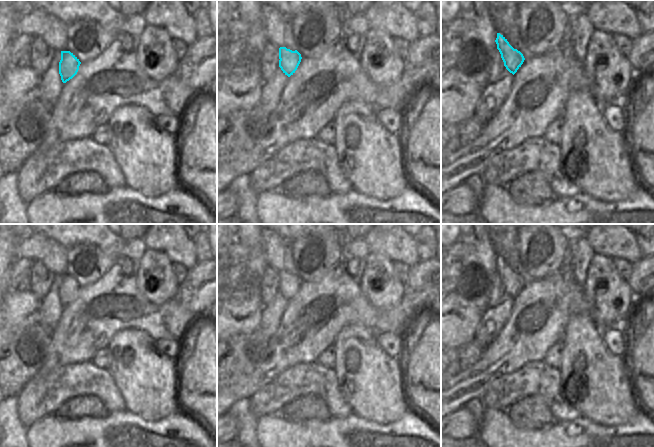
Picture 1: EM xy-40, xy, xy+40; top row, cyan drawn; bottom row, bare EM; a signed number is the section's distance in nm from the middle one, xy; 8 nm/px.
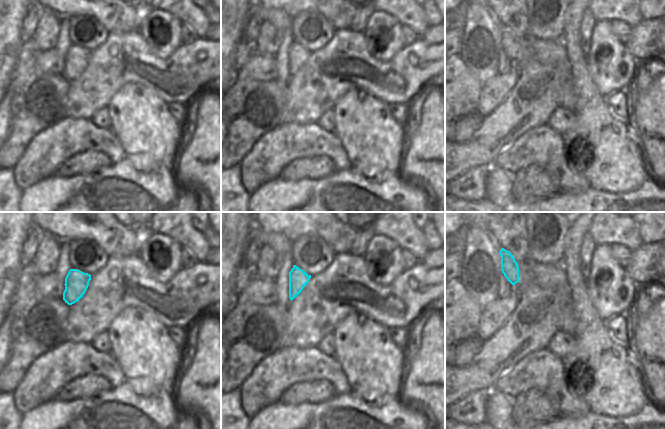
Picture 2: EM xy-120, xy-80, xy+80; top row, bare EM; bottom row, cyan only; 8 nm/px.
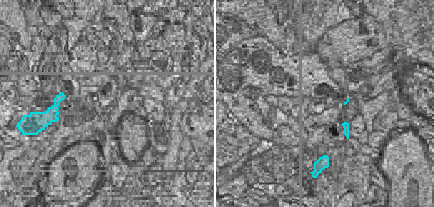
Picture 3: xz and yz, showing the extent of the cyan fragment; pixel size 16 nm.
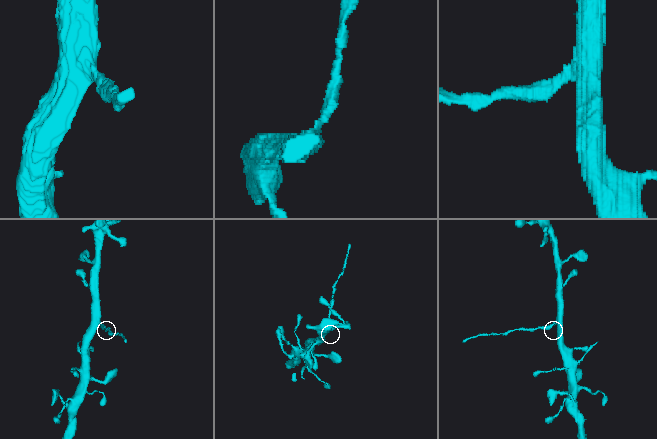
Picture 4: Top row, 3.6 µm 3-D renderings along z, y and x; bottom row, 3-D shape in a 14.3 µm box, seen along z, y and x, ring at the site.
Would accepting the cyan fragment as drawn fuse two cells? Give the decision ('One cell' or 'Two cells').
Two cells.

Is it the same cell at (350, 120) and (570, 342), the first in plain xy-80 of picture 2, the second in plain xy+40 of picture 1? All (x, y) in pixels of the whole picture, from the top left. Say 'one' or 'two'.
one

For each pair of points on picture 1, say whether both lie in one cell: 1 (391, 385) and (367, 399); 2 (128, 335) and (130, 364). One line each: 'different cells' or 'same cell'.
1: same cell
2: same cell

